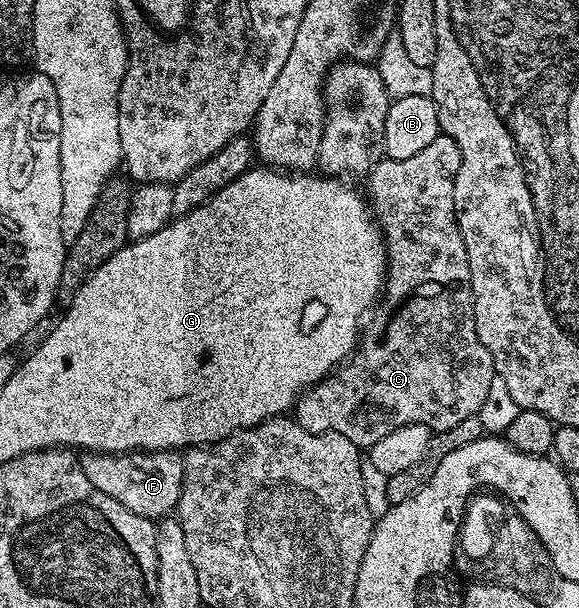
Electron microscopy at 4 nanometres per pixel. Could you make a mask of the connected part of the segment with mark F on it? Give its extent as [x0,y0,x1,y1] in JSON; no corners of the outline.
[81,450,183,520]

